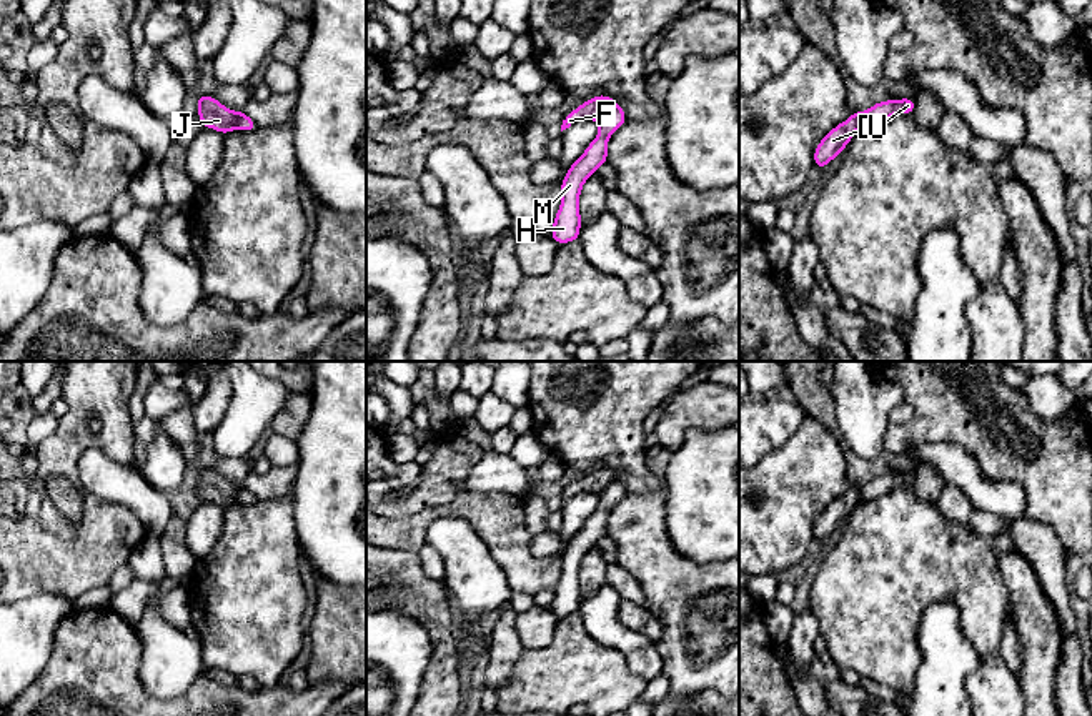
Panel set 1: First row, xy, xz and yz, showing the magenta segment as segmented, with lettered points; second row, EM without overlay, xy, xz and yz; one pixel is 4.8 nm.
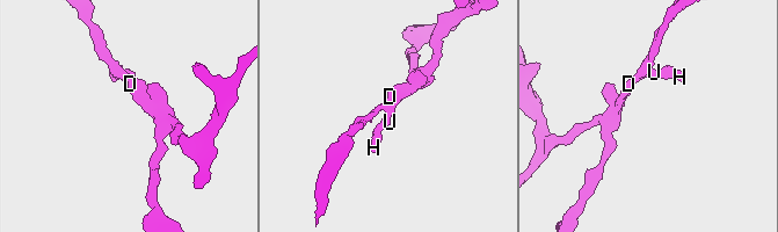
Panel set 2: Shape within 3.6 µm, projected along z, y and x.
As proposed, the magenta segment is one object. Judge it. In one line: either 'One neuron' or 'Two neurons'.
Two neurons

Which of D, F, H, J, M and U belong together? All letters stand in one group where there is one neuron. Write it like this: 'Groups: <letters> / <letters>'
Groups: D F J / H M U

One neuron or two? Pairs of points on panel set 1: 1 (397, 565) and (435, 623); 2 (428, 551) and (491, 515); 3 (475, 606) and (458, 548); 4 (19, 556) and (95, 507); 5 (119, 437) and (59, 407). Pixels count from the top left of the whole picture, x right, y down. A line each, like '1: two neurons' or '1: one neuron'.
1: one neuron
2: two neurons
3: one neuron
4: one neuron
5: two neurons

